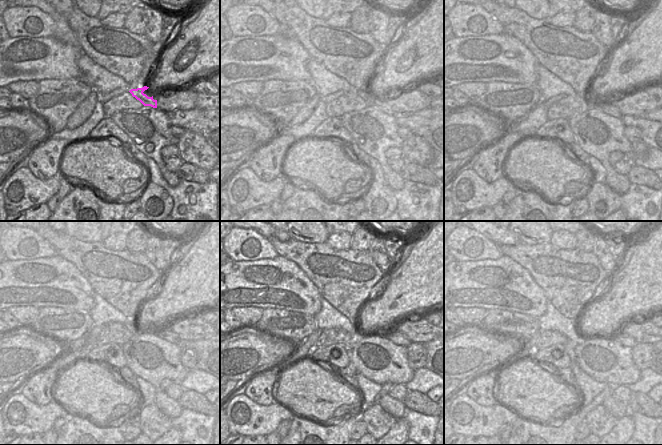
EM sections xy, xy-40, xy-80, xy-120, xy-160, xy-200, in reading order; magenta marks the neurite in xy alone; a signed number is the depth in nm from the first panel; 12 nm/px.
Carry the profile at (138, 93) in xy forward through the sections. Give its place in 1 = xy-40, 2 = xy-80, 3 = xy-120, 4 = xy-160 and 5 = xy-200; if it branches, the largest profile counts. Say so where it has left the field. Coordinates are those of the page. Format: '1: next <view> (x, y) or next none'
1: next xy-40 (372, 100)
2: next xy-80 (604, 105)
3: next xy-120 (168, 335)
4: next xy-160 (397, 338)
5: next xy-200 (625, 339)

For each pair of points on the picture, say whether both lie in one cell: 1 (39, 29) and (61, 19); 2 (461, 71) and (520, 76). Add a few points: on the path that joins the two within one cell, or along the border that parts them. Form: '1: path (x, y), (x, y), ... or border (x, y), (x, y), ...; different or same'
1: border (50, 16), (54, 22), (53, 36); different
2: path (476, 71), (500, 71), (505, 73); same

